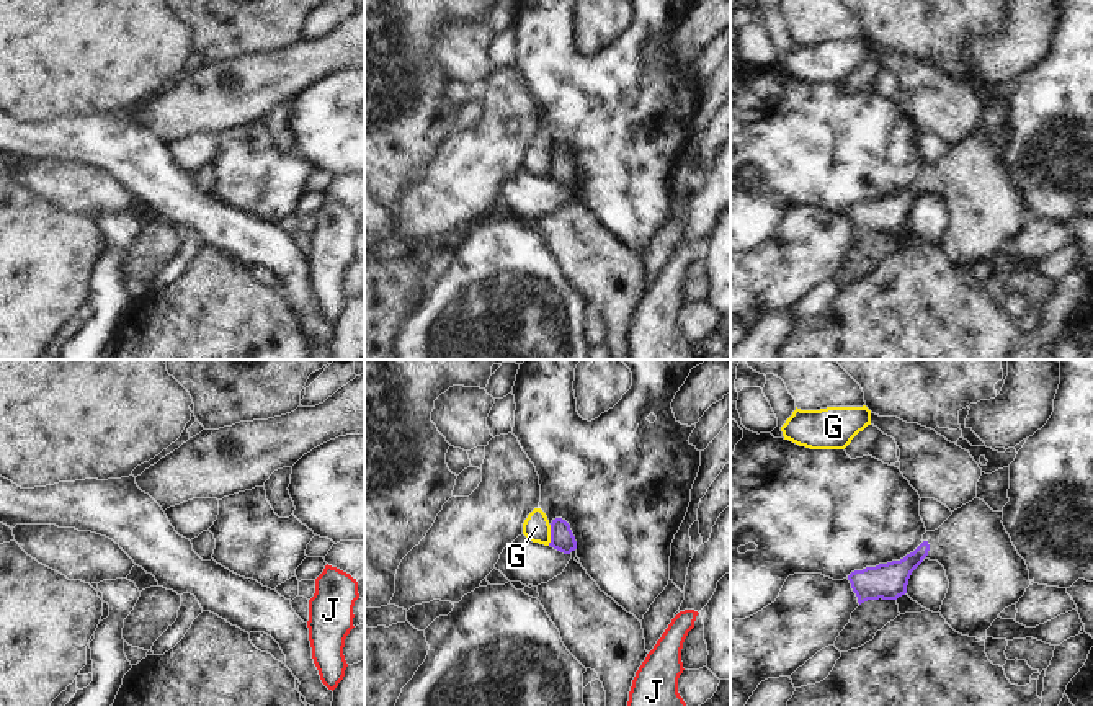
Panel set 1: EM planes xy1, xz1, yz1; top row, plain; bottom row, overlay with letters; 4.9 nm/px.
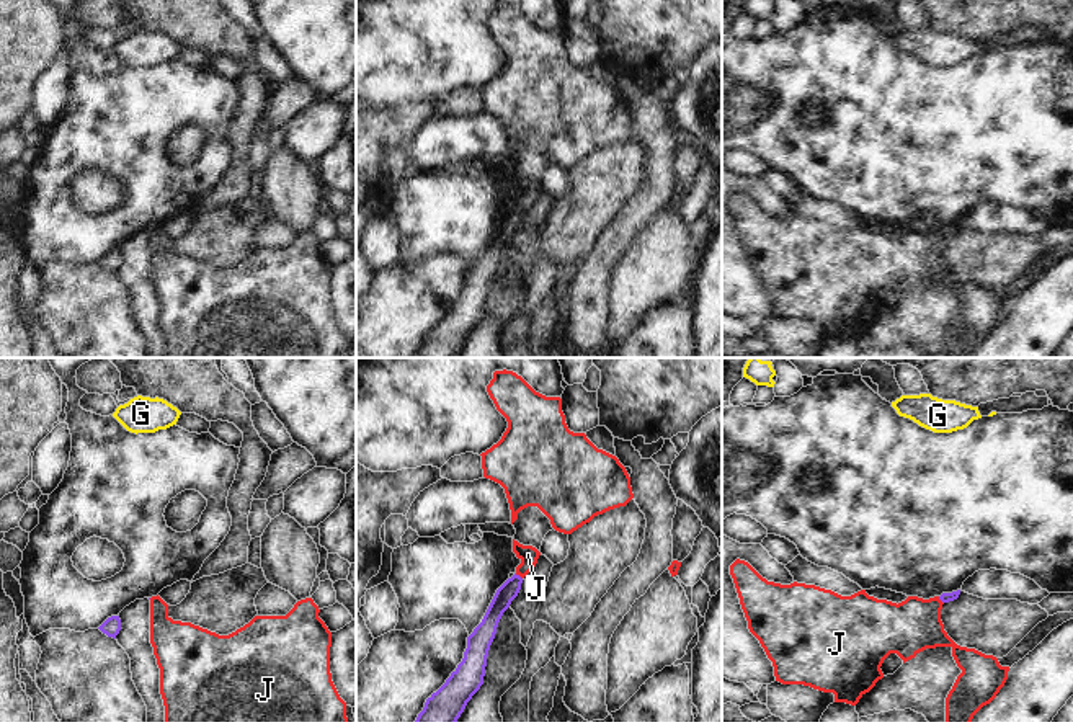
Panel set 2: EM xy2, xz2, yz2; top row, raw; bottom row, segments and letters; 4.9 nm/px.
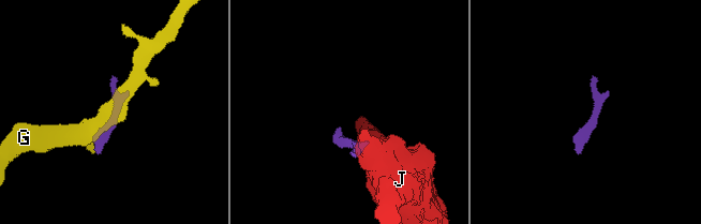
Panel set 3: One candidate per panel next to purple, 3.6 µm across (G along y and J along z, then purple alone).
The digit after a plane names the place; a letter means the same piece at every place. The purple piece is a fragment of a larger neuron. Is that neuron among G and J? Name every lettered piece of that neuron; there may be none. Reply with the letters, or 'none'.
none

